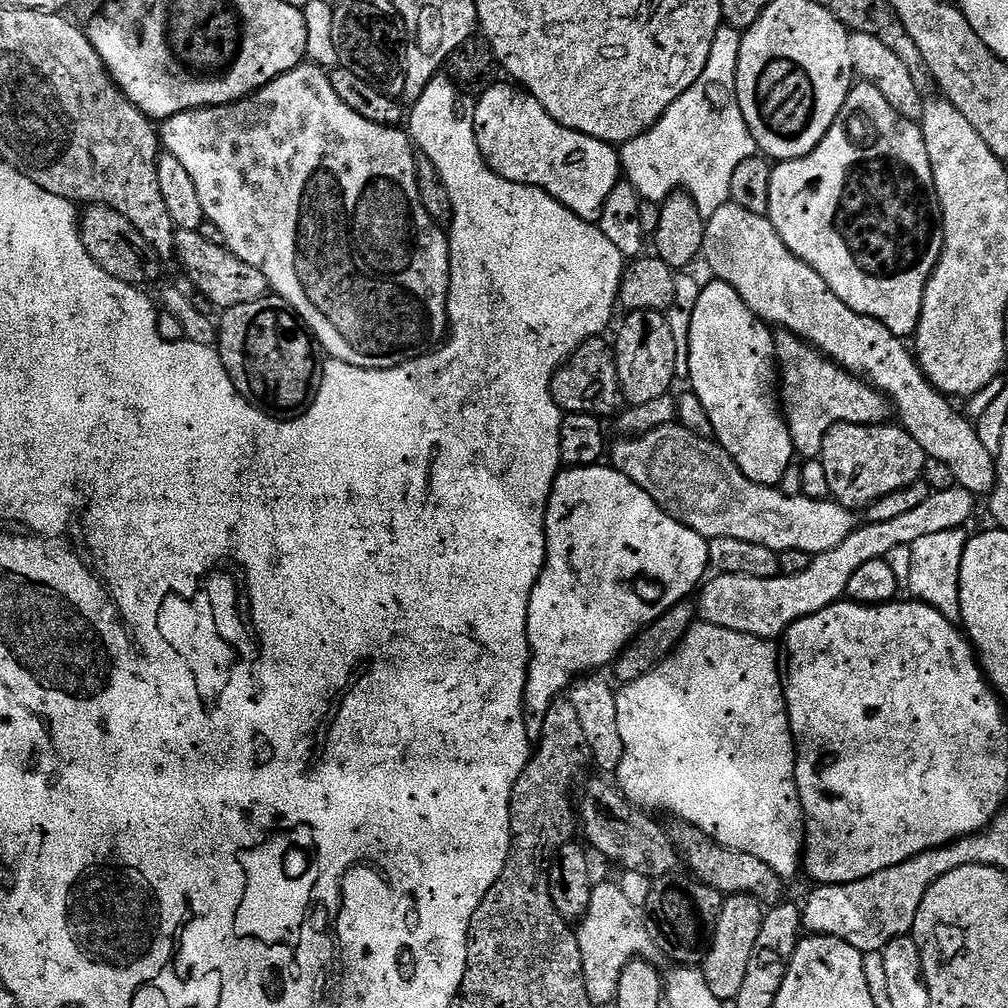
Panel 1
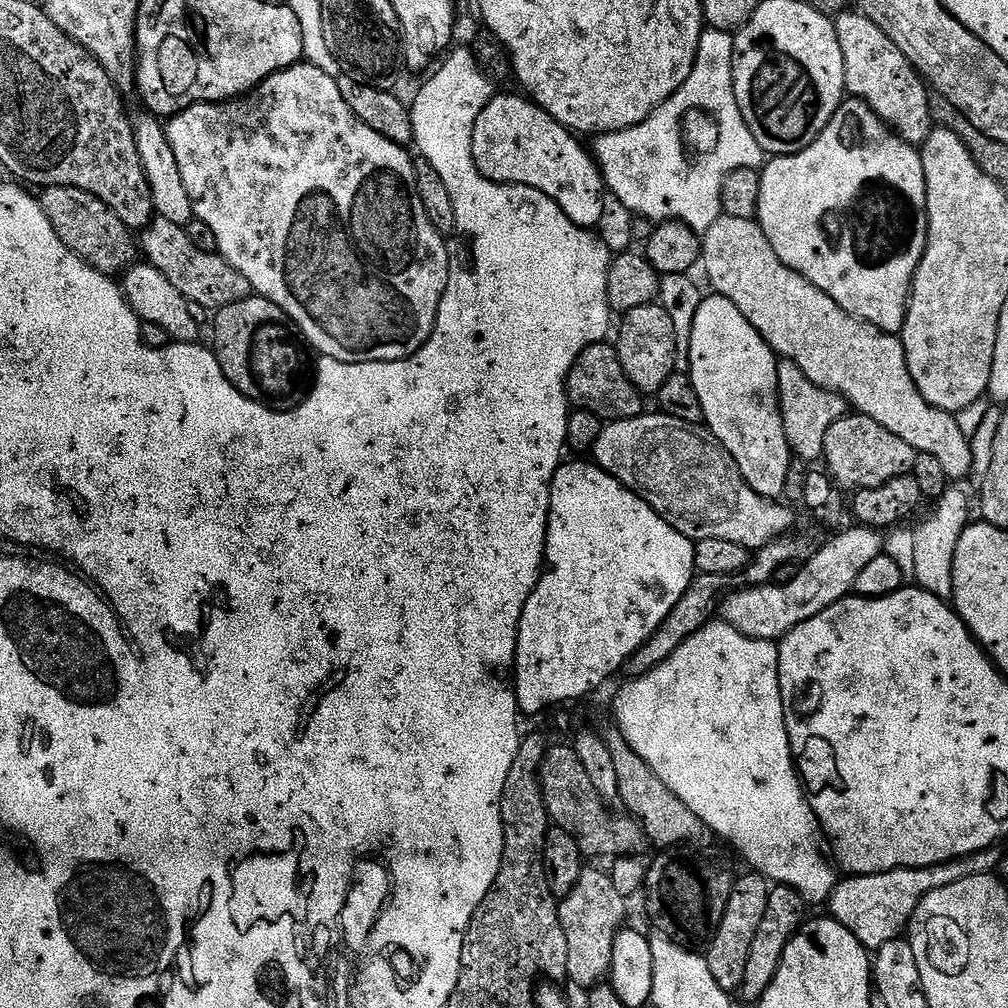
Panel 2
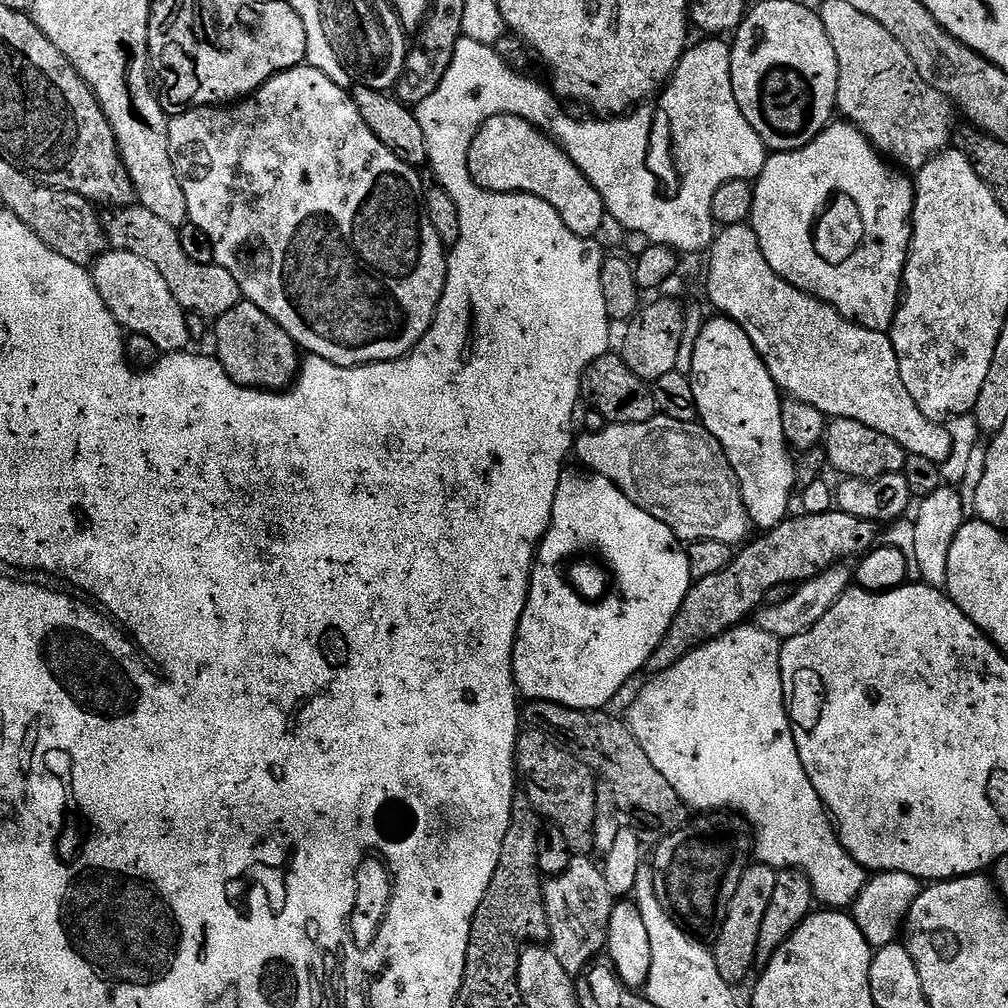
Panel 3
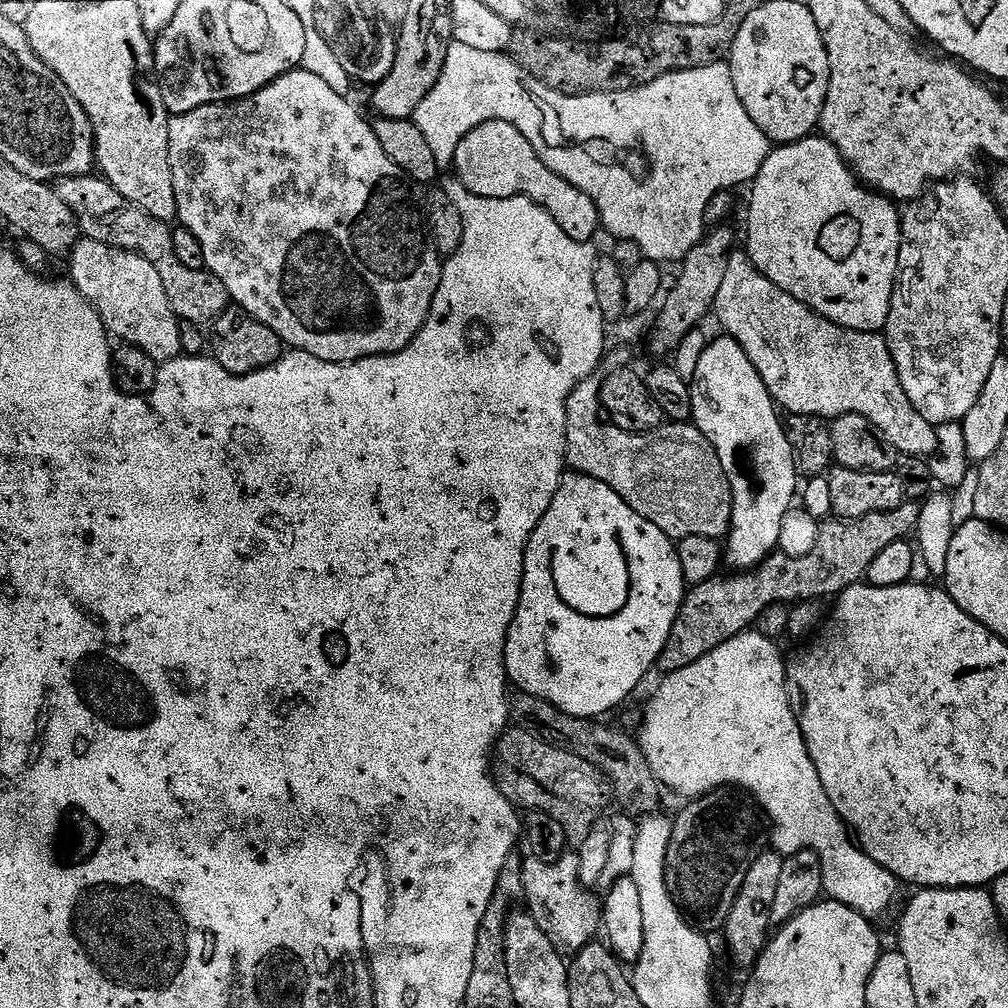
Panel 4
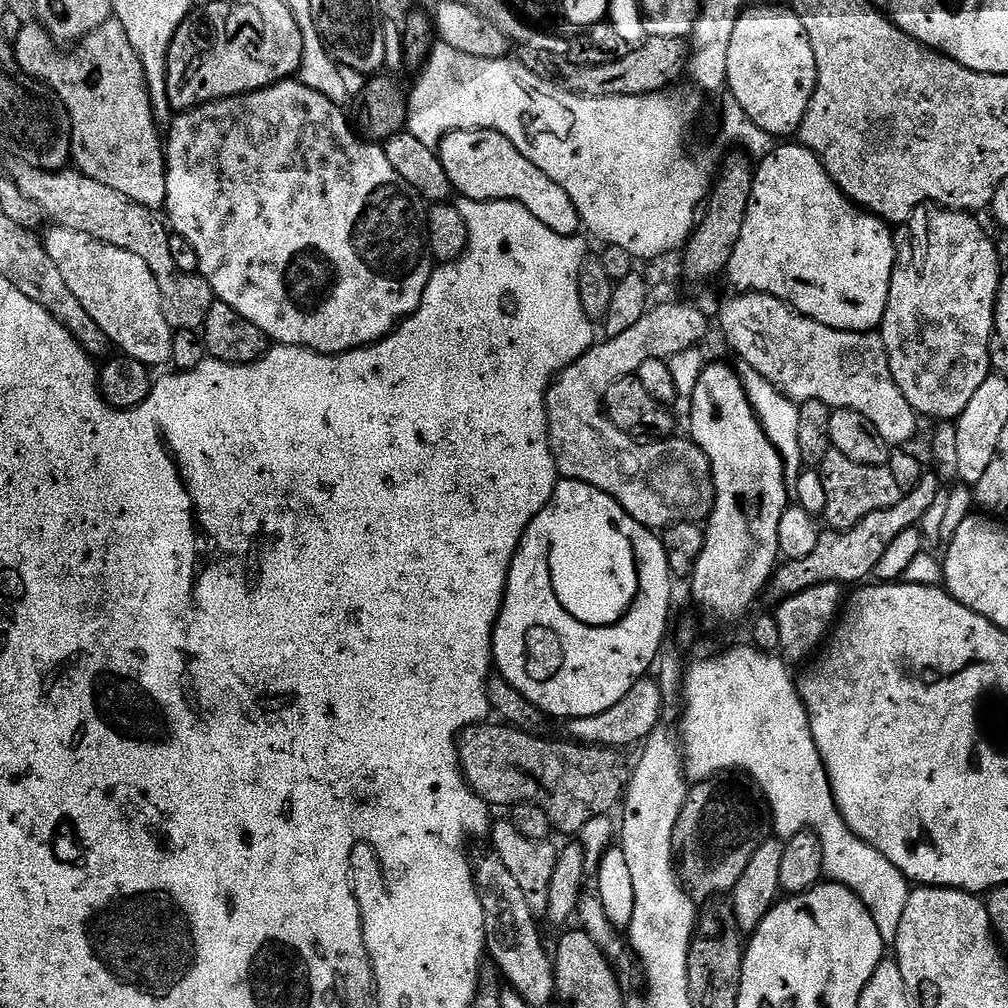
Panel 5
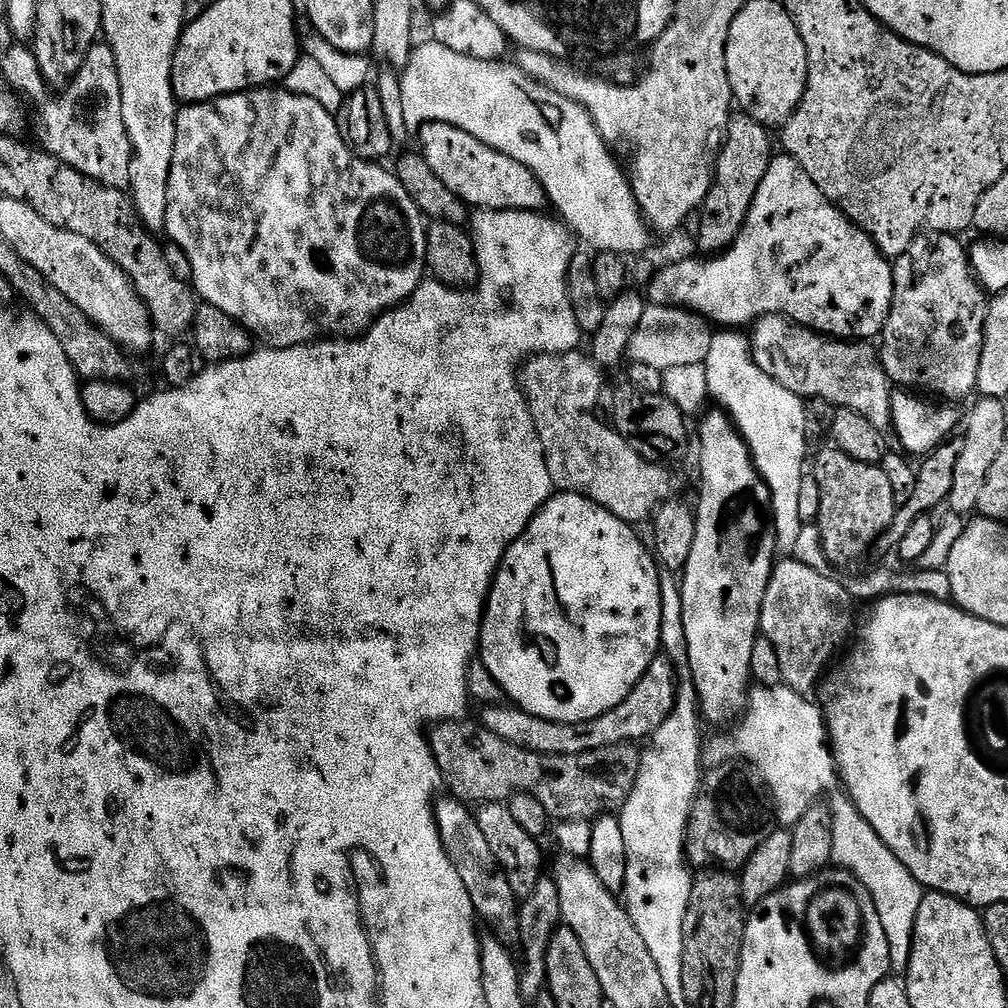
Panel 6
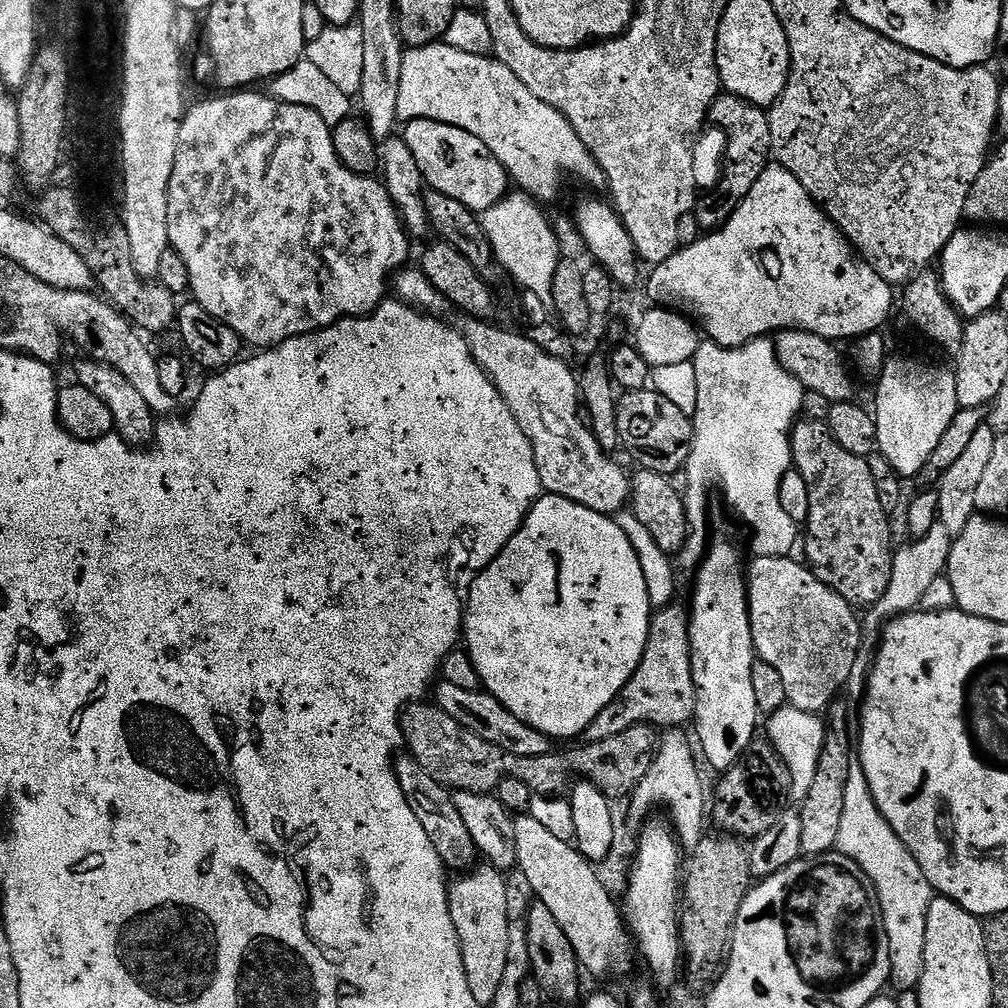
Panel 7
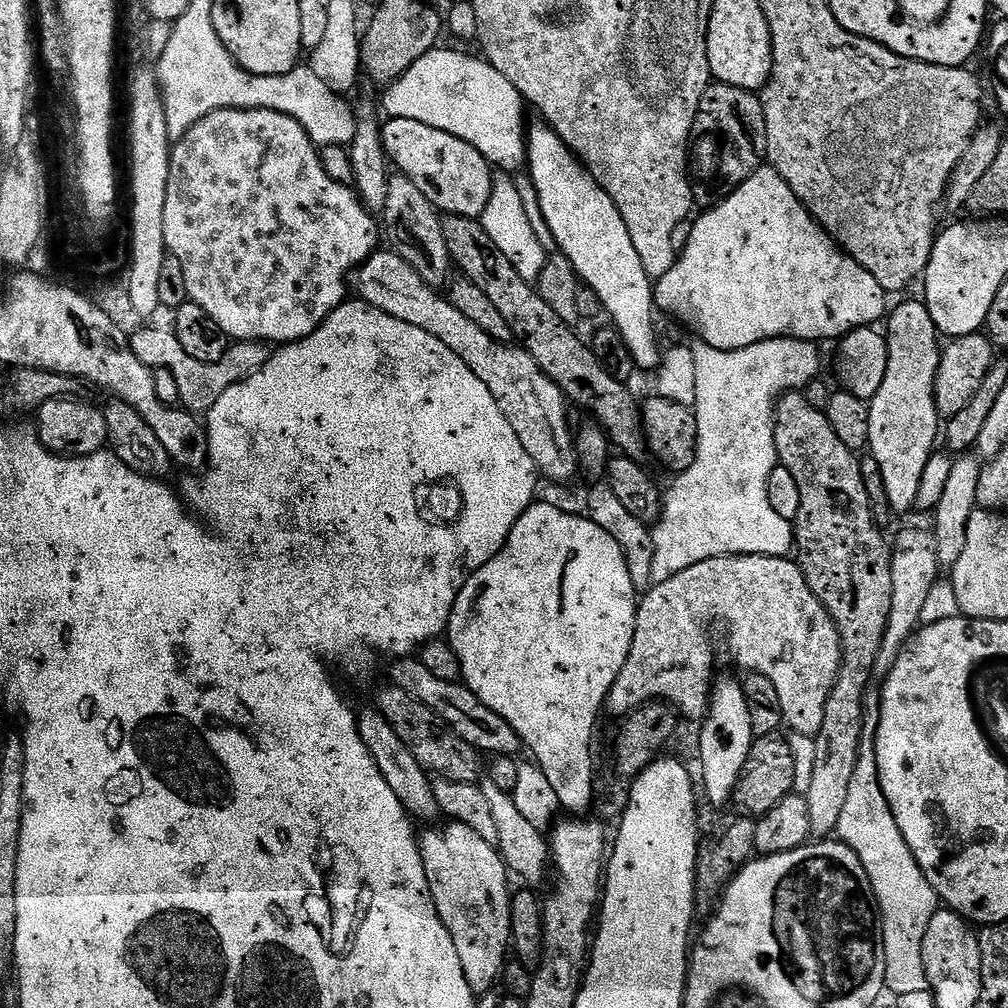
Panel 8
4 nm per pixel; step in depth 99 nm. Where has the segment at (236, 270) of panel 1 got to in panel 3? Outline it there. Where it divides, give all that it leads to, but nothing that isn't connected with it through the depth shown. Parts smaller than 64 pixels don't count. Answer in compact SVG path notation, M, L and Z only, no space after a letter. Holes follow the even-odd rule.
M141 206L118 208L103 217L104 234L113 249L123 250L130 254L138 254L138 258L146 258L162 278L166 278L166 286L170 286L170 294L182 305L185 313L196 316L215 318L226 314L226 310L234 310L242 302L238 282L234 282L234 274L216 263L199 264L186 258L182 250L180 233L174 226L156 218L150 210Z

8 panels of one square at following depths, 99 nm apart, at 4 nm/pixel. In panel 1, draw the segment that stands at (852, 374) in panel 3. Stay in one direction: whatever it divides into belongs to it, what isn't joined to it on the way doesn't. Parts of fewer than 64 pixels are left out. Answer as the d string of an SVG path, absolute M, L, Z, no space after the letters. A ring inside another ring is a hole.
M731 202L722 206L722 210L714 210L714 214L707 217L704 226L702 260L708 263L711 275L715 279L726 282L734 286L734 290L738 290L738 298L742 298L742 302L746 302L746 306L750 306L750 310L754 310L754 314L765 324L793 332L795 336L823 352L829 360L867 380L876 391L884 393L895 415L896 412L900 415L899 427L905 428L910 438L914 438L914 442L922 446L927 459L946 462L946 466L950 466L954 473L959 487L965 488L977 498L983 498L984 495L987 497L995 489L996 457L993 449L982 446L982 438L976 432L975 423L969 420L961 409L959 412L949 397L933 388L917 364L909 345L907 348L904 345L907 343L901 337L896 336L886 326L882 326L882 322L850 310L850 306L846 306L846 302L842 302L842 298L838 298L838 294L834 294L834 290L830 290L830 286L822 282L822 274L806 266L802 258L798 258L788 249L786 242L782 242L778 230L774 230L767 216L750 214L750 210L742 210L742 206Z

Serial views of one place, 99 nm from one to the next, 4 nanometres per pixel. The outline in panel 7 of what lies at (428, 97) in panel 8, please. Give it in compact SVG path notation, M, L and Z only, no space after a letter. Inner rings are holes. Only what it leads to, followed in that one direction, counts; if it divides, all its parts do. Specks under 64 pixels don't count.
M443 42L427 44L420 48L407 49L404 54L400 88L397 102L398 120L407 122L410 120L433 120L450 126L458 126L474 138L482 138L502 162L502 166L509 174L511 183L516 184L524 192L537 196L540 200L556 200L560 196L560 172L569 172L588 184L604 184L604 171L593 160L592 155L586 150L586 146L578 138L574 126L554 106L542 102L522 82L518 82L514 70L500 63L491 55L480 56L466 54Z

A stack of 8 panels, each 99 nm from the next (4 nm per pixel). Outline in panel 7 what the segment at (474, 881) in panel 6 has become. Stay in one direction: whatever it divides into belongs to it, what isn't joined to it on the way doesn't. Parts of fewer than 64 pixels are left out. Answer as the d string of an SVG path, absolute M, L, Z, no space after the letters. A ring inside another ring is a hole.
M410 754L399 755L394 763L396 777L399 780L399 785L402 786L402 792L410 803L410 808L417 815L423 830L429 835L434 850L443 859L445 867L450 870L454 868L456 870L453 871L456 872L473 867L476 862L474 858L476 859L478 851L470 830L467 829L466 822L462 819L462 814L454 805L454 794L451 789L435 782L434 778L430 777L430 774L426 773L426 770L423 770L422 766Z

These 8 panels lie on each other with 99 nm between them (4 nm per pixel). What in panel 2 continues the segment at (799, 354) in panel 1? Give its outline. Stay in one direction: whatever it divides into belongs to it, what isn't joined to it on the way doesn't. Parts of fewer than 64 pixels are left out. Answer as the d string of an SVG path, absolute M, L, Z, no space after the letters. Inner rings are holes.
M789 360L778 363L778 390L780 391L780 413L786 430L786 442L793 457L805 462L819 461L824 455L826 430L842 417L849 415L850 405L836 392L814 386L798 366Z

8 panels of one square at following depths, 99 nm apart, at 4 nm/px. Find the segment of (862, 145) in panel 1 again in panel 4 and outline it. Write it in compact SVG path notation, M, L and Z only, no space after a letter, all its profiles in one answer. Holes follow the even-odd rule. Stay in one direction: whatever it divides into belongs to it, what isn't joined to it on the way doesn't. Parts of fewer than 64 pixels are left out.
M820 134L807 136L805 140L799 140L793 144L773 147L769 151L766 162L762 162L762 170L758 170L756 179L752 181L750 191L752 191L752 201L748 204L748 245L746 245L746 251L749 258L752 259L752 265L763 276L770 278L770 282L774 282L774 286L782 286L782 290L786 290L786 294L798 298L798 302L802 302L819 316L825 316L830 322L855 332L883 333L886 322L890 318L892 294L896 291L896 271L900 257L901 209L887 196L873 192L871 188L861 184L856 175L852 173L848 163L842 158L842 154Z

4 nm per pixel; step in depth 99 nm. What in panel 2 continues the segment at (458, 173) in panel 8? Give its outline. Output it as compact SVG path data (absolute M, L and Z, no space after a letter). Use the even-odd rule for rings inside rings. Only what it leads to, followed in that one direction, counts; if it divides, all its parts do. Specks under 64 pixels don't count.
M493 95L489 104L478 114L478 122L474 122L472 131L472 157L476 169L495 184L517 184L546 194L546 198L556 203L570 222L580 228L595 229L602 218L602 202L606 195L604 175L596 165L595 155L589 149L587 152L576 141L579 139L550 118L548 112L543 112L531 99L521 96Z

